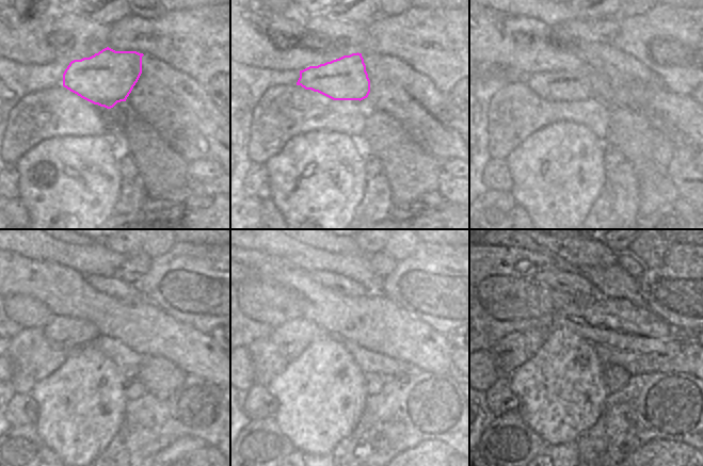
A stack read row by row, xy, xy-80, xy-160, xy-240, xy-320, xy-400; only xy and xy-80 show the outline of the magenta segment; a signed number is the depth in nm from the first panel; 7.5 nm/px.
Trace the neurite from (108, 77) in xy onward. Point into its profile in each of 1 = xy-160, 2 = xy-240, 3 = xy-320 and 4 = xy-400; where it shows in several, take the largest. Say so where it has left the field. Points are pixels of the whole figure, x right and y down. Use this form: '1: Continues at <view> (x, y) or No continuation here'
1: Continues at xy-160 (562, 86)
2: Continues at xy-240 (64, 333)
3: Continues at xy-320 (291, 338)
4: Continues at xy-400 (512, 351).

